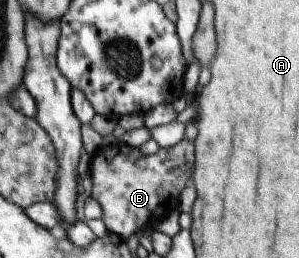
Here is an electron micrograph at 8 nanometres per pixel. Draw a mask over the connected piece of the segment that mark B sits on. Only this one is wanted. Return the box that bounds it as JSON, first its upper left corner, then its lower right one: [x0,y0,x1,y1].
[90,137,192,241]

